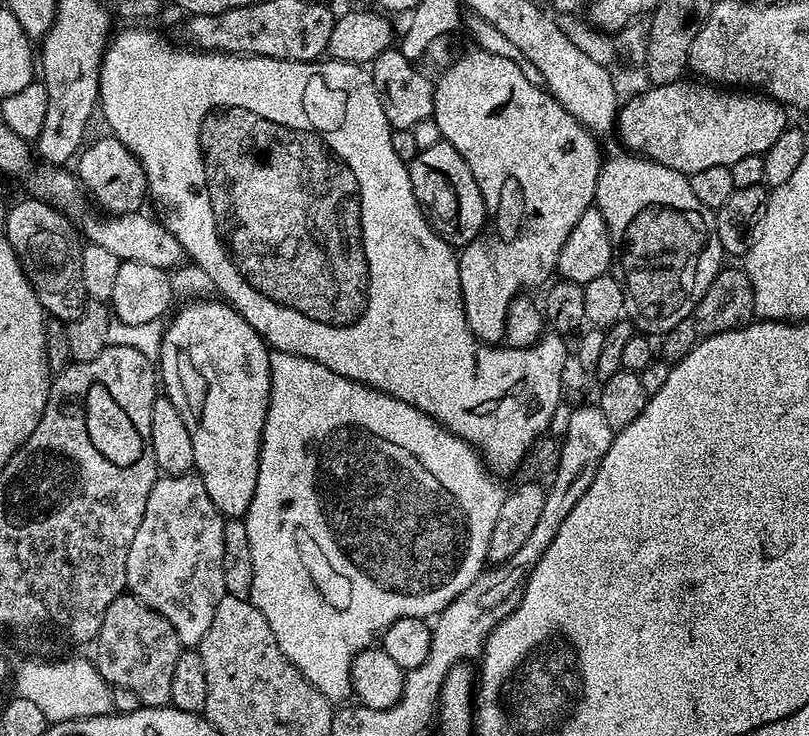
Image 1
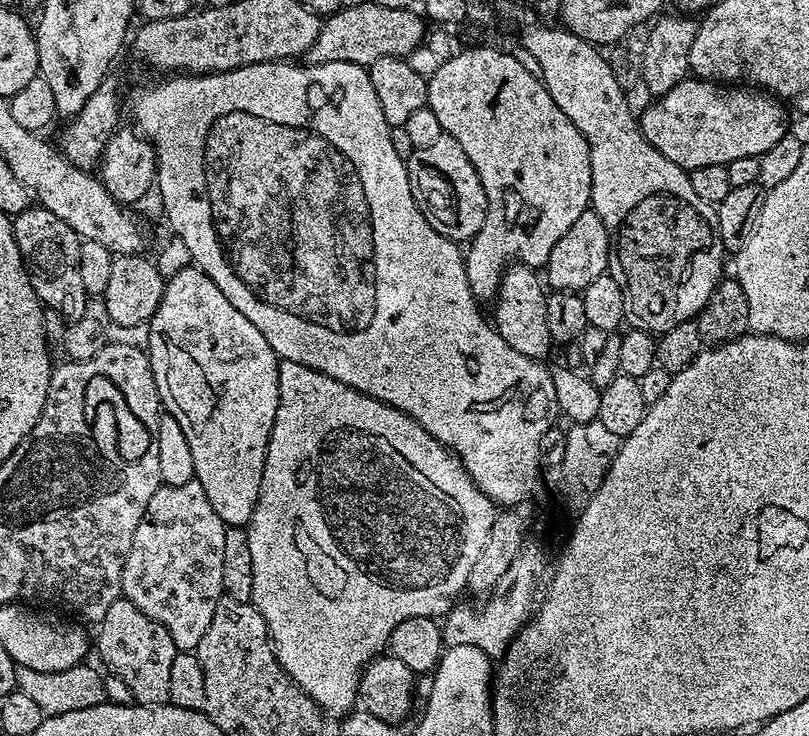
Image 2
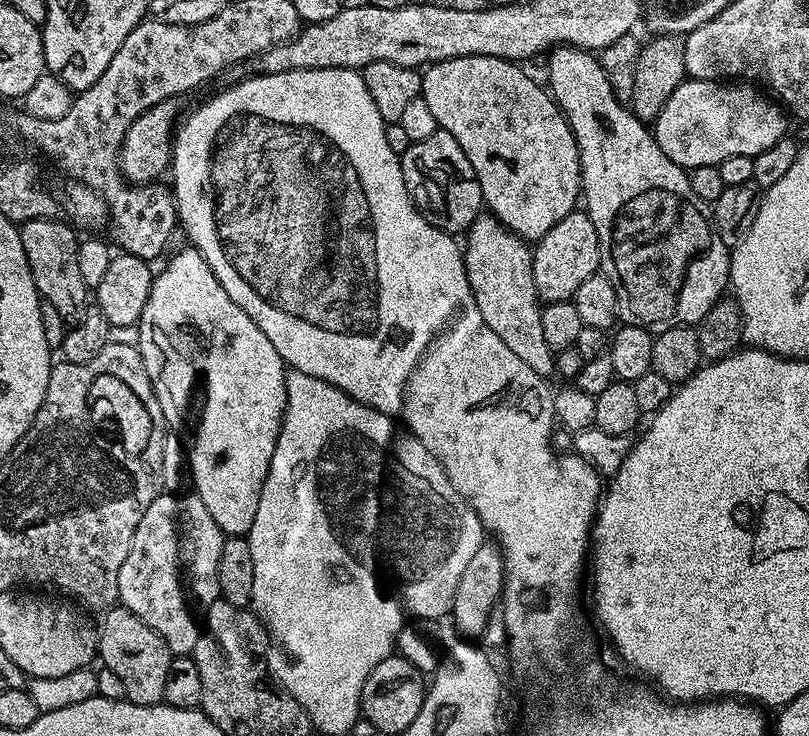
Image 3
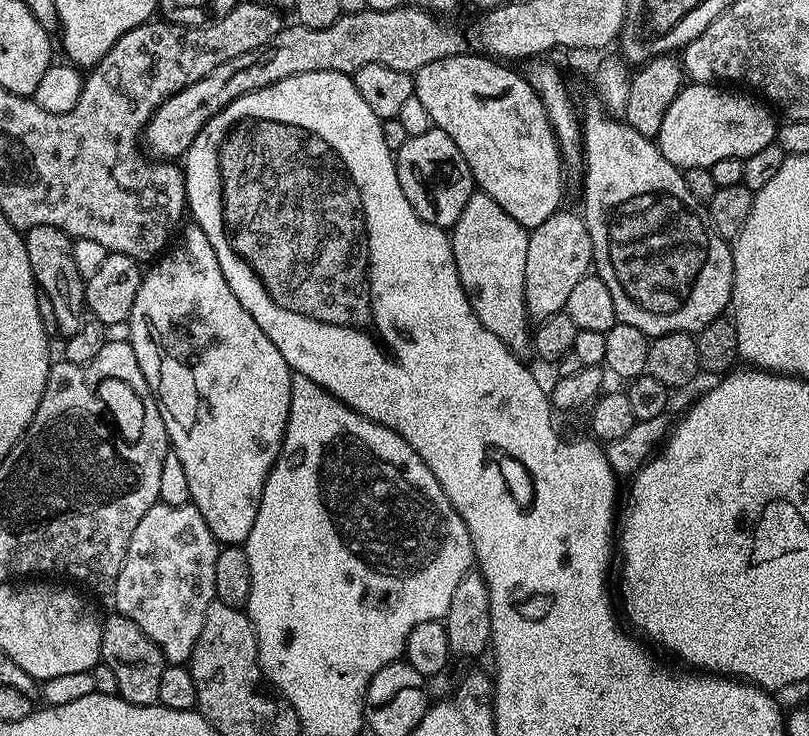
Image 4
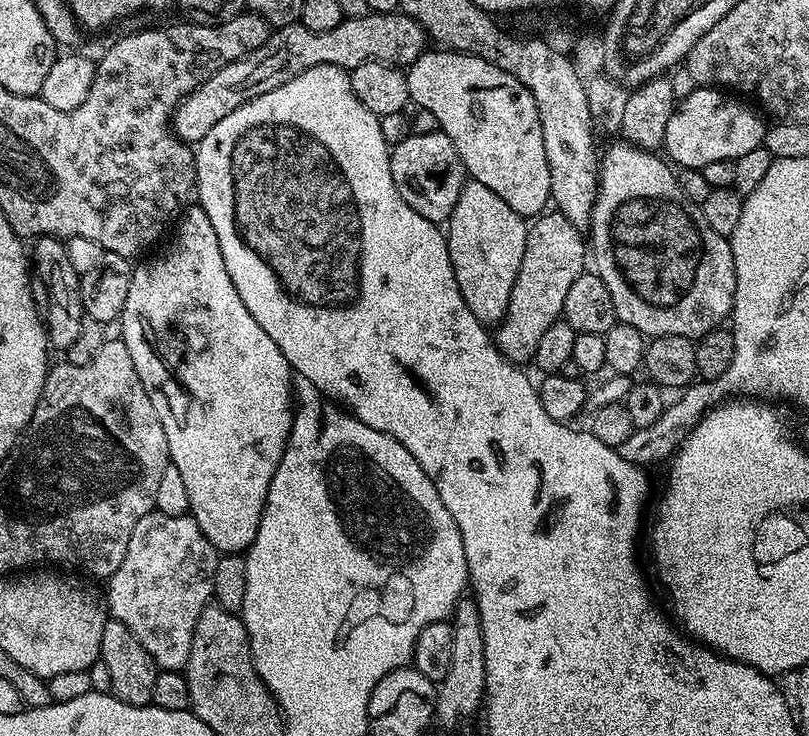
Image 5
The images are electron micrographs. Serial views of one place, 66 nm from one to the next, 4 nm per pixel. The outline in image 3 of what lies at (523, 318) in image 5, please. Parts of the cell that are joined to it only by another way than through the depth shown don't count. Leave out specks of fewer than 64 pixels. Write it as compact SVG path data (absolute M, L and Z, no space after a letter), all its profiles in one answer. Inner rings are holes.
M573 210L541 240L535 241L532 262L534 286L541 301L553 304L559 300L572 300L578 286L582 286L586 278L597 275L600 267L598 230L594 230L594 222L590 222L587 211Z

